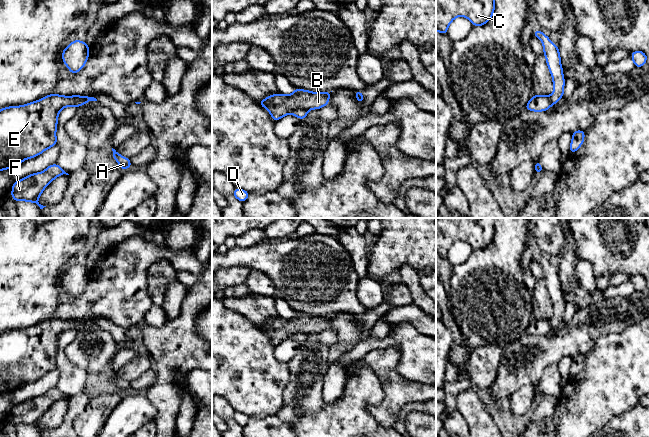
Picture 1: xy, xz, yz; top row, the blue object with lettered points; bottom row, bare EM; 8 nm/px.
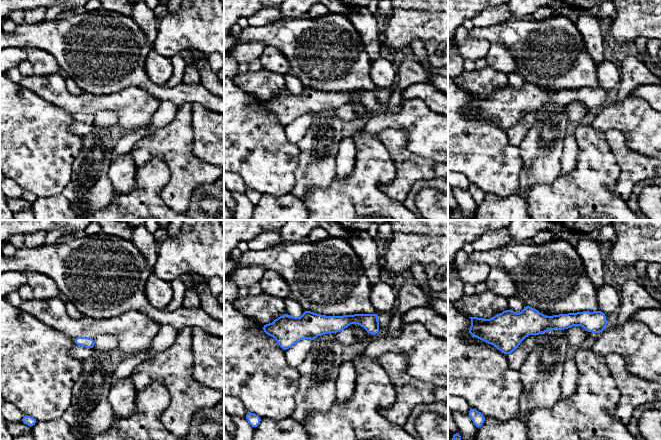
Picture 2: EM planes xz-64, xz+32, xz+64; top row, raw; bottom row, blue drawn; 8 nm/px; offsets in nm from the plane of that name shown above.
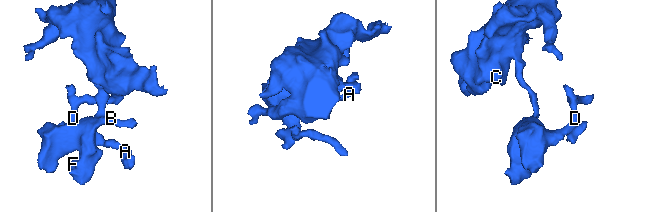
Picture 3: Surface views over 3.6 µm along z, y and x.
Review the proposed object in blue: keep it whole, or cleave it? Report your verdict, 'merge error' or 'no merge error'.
merge error

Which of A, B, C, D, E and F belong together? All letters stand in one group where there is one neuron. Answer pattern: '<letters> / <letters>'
A B D E F / C

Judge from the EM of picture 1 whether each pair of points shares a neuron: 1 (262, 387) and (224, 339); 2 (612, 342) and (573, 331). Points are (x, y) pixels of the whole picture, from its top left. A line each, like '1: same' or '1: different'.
1: same
2: different

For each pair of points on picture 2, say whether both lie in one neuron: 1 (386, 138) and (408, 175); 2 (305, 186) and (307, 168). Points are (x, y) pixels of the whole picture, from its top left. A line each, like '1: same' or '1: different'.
1: same
2: same

